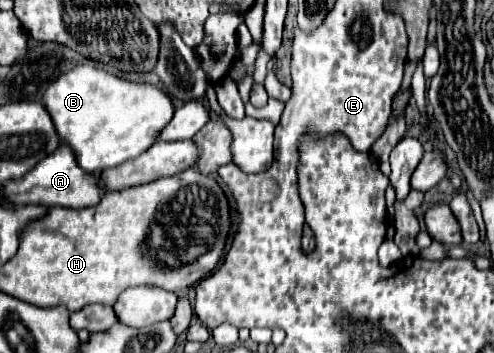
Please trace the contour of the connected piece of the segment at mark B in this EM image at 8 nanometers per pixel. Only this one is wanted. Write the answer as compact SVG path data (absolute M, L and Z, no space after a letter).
M77 66L61 74L47 86L43 106L53 120L61 144L73 150L77 166L89 174L137 158L155 142L155 134L173 116L171 98L159 88L121 80L95 66Z

